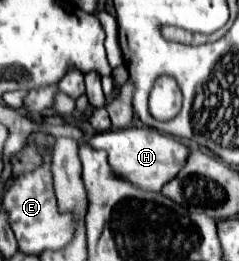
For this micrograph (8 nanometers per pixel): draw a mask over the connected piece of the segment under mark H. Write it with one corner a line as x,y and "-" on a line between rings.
119,128
111,132
99,132
89,140
95,148
105,148
109,154
109,164
121,172
121,176
133,180
133,184
141,184
141,188
149,188
153,192
161,192
161,188
173,180
179,170
185,166
191,148
153,128

